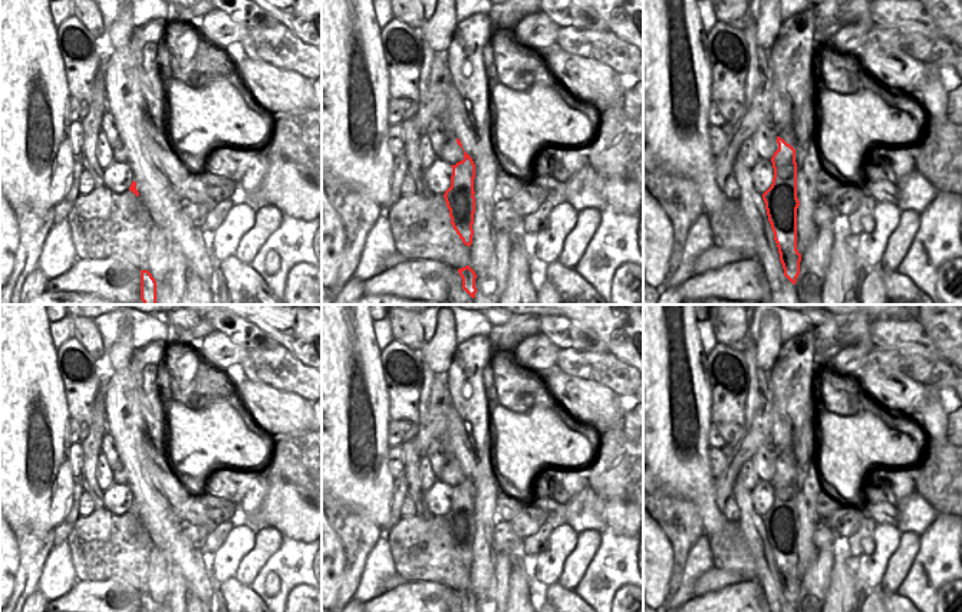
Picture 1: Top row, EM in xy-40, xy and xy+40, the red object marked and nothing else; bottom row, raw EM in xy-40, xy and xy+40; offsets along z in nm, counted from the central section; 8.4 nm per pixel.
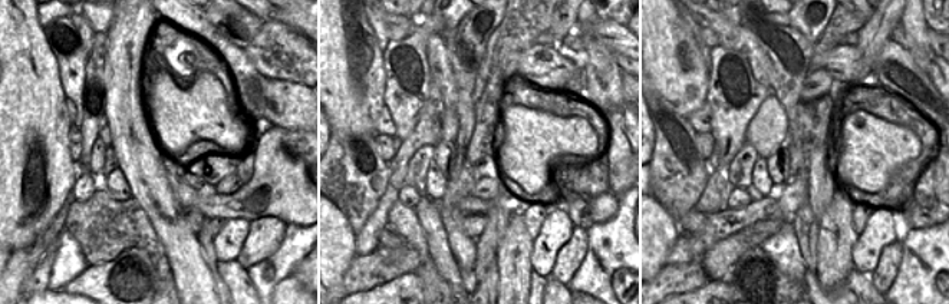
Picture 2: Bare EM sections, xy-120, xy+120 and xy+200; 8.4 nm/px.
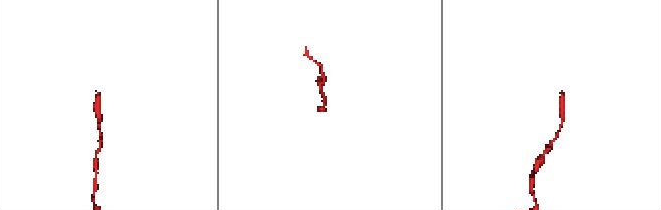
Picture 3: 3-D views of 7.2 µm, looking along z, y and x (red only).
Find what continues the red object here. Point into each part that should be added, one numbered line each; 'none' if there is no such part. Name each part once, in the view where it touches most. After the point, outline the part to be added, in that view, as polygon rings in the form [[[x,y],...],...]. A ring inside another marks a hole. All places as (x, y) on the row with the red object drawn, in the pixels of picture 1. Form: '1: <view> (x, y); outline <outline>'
none

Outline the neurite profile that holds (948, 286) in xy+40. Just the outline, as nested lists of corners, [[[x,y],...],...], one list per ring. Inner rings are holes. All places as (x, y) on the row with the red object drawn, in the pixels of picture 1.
[[[951,259],[939,266],[935,292],[945,305],[962,305],[962,259]]]

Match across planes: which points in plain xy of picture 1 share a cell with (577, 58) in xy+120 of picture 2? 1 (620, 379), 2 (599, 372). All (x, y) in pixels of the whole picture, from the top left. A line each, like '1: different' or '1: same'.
1: same
2: same

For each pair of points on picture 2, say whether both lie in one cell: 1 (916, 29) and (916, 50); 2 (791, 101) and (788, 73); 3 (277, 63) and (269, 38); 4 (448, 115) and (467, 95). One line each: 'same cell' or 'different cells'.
1: same cell
2: same cell
3: same cell
4: different cells

